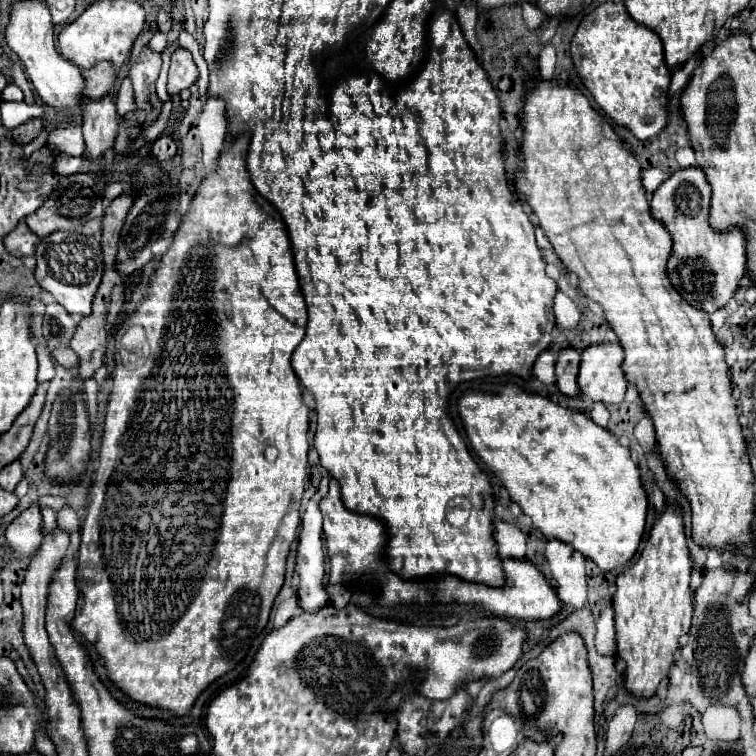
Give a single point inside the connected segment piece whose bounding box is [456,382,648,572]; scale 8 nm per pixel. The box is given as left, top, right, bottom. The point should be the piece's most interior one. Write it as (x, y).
(571, 476)

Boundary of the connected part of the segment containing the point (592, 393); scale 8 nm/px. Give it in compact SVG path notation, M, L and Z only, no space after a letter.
M618 342L592 344L582 350L578 372L580 394L590 398L592 402L620 404L628 386L622 362L624 350Z

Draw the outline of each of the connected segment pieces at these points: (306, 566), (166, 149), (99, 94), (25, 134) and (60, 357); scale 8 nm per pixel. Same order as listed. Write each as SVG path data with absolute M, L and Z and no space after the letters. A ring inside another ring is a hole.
M310 498L302 512L300 542L296 556L296 570L300 574L298 598L302 610L316 612L328 604L328 594L324 592L324 552L322 552L322 514L318 510L318 500Z
M164 132L164 134L152 144L152 156L154 156L158 162L172 158L172 156L176 154L176 150L178 150L178 148L176 148L176 142L174 142L174 138L172 138L170 132Z
M98 62L92 70L84 70L86 76L86 96L88 98L104 98L112 96L112 90L118 82L118 74L112 62Z
M32 118L14 130L14 138L18 144L24 144L24 142L32 142L40 132L42 132L42 120Z
M56 348L51 354L65 369L71 370L78 366L78 356L71 348Z

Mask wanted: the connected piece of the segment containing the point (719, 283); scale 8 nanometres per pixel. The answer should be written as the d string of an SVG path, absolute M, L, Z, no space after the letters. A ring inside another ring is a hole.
M700 166L676 170L652 196L652 216L664 222L674 246L668 258L668 278L694 308L716 312L728 304L746 272L746 232L742 226L718 232L710 226L710 184Z

